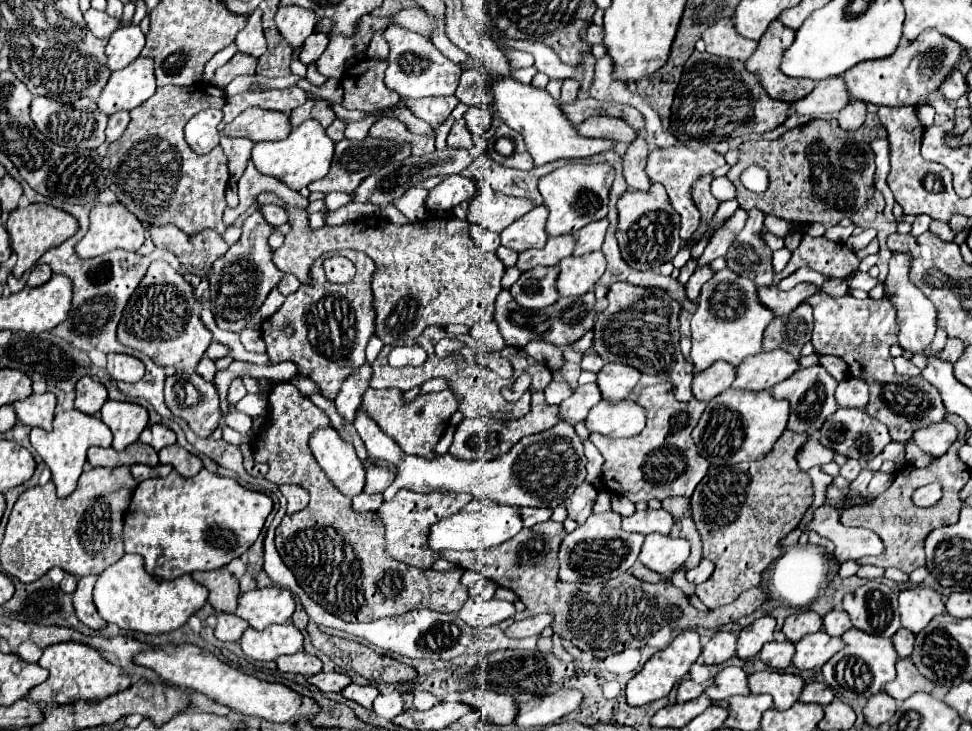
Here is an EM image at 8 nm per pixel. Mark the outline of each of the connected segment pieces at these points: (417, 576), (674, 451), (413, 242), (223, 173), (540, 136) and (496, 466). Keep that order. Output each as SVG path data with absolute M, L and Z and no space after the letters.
M288 381L274 383L274 389L272 389L268 401L272 405L272 413L270 413L266 431L262 431L256 437L256 447L254 447L256 457L254 459L258 463L266 463L270 467L270 471L266 475L272 475L274 477L272 481L276 485L294 483L294 485L304 487L310 493L308 507L300 513L284 517L282 523L276 527L276 549L278 549L280 557L284 559L284 565L296 575L296 581L300 583L304 593L312 601L320 603L320 607L324 607L328 613L332 613L344 621L352 621L352 623L354 621L374 621L380 617L394 617L394 615L402 615L406 611L420 609L420 607L426 607L426 609L432 609L438 613L458 611L462 607L462 603L468 599L468 591L460 583L460 577L464 571L458 567L452 571L446 571L446 573L432 571L432 569L424 571L424 569L408 567L400 561L392 561L384 553L384 523L378 517L378 513L350 511L350 499L344 497L332 485L332 481L328 481L328 477L316 463L314 455L308 447L308 439L306 439L306 435L312 435L312 431L316 431L318 427L330 425L330 419L326 417L326 413L322 409L318 409L308 397L300 395L300 391L296 387L292 387Z
M668 381L642 389L636 403L640 403L646 411L646 427L640 435L630 439L610 439L598 433L590 435L590 441L604 457L602 485L610 493L628 497L632 503L690 497L708 471L708 461L698 455L690 437L702 411L706 409L706 403L698 399L690 399L688 403L678 401L672 393L672 383Z
M270 191L260 193L256 203L284 207L292 229L286 233L284 245L274 251L272 261L282 273L296 275L302 284L310 283L310 267L314 259L326 251L350 247L366 253L376 263L376 273L372 275L372 307L376 311L374 335L380 337L384 345L416 339L428 325L446 327L450 323L462 323L472 327L476 321L494 319L494 301L502 291L500 279L506 269L496 253L486 253L476 247L468 221L458 217L432 217L420 223L394 225L384 217L366 217L338 227L310 229L306 209L288 207Z
M194 83L192 87L176 87L166 85L156 89L152 99L148 103L142 103L140 107L130 111L130 123L124 131L124 135L110 145L108 151L108 173L110 173L110 189L116 193L118 201L132 211L140 223L146 227L156 225L176 225L188 235L194 235L202 229L214 229L218 235L226 231L226 223L222 221L226 201L224 191L228 187L228 159L222 155L222 149L216 147L208 155L198 155L198 159L192 159L192 149L184 141L184 123L188 123L190 117L194 117L202 109L222 109L226 103L226 93L218 87L212 87L210 83Z
M504 77L490 85L490 93L494 97L498 117L524 137L526 149L532 155L536 167L550 161L558 161L558 159L586 159L586 157L616 149L616 141L580 137L574 131L572 123L564 119L564 113L558 109L556 101L546 93L546 89L536 89L532 85L522 85L514 81L512 77Z
M362 409L356 415L354 427L372 459L388 461L398 469L396 479L384 491L384 499L392 499L400 489L408 489L414 493L454 491L470 493L474 499L496 501L500 505L556 509L560 503L564 503L564 499L568 499L574 493L574 489L586 477L584 447L578 435L574 433L574 427L568 423L556 423L548 431L528 435L520 439L520 443L516 443L506 455L492 461L460 461L450 453L436 459L406 455L396 443L392 443L392 439L386 433L380 431L380 427Z

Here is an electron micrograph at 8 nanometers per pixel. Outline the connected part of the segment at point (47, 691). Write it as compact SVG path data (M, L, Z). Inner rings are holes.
M58 643L44 649L42 659L38 661L40 667L46 667L50 671L48 681L34 687L30 691L30 697L38 703L74 703L76 699L86 701L98 701L108 695L114 695L118 691L124 691L130 685L130 679L120 673L120 667L104 661L92 647L80 645L80 643Z

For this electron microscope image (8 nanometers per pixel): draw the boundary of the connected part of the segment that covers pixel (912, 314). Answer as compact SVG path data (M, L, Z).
M892 253L890 257L890 269L888 277L884 279L886 299L896 307L896 321L898 321L898 343L902 349L912 353L922 353L926 349L934 335L936 335L936 307L930 303L928 297L922 295L922 291L910 283L908 279L910 271L910 255L908 253Z

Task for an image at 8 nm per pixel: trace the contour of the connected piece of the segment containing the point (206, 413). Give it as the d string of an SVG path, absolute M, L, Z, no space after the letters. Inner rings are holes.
M170 375L166 379L166 405L168 409L190 423L190 429L198 437L210 437L220 425L220 401L212 383L206 383L200 375Z

